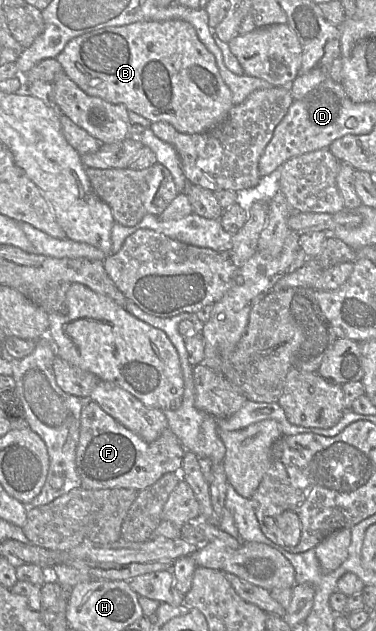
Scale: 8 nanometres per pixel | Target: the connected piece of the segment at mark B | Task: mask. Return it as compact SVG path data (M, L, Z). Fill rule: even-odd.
M184 20L97 29L70 40L56 59L86 94L122 104L151 123L169 123L181 133L199 134L216 128L234 106L214 55Z

